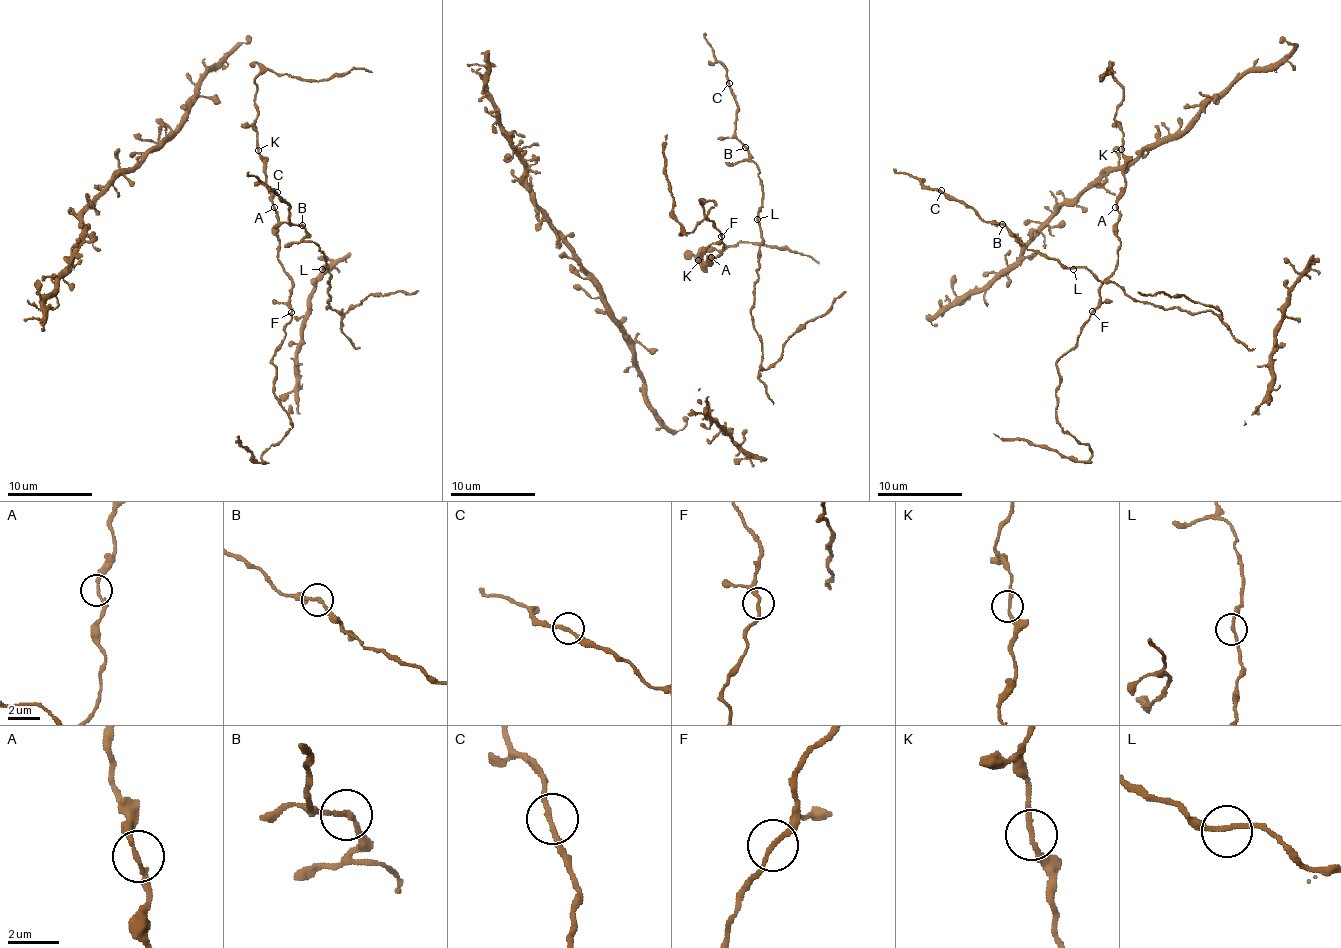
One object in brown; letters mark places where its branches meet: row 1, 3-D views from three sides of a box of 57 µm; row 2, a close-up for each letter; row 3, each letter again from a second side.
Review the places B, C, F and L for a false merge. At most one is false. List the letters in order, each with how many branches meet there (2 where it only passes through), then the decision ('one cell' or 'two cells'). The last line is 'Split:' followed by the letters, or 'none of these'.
B: 2 branches meet; one cell
C: 2 branches meet; one cell
F: 2 branches meet; one cell
L: 2 branches meet; one cell
Split: none of these

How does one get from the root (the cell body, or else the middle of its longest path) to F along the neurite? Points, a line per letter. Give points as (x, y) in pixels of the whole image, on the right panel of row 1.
F: (1123, 147), (1125, 188), (1118, 200), (1117, 266), (1103, 281), (1099, 290), (1099, 305), (1093, 311)

